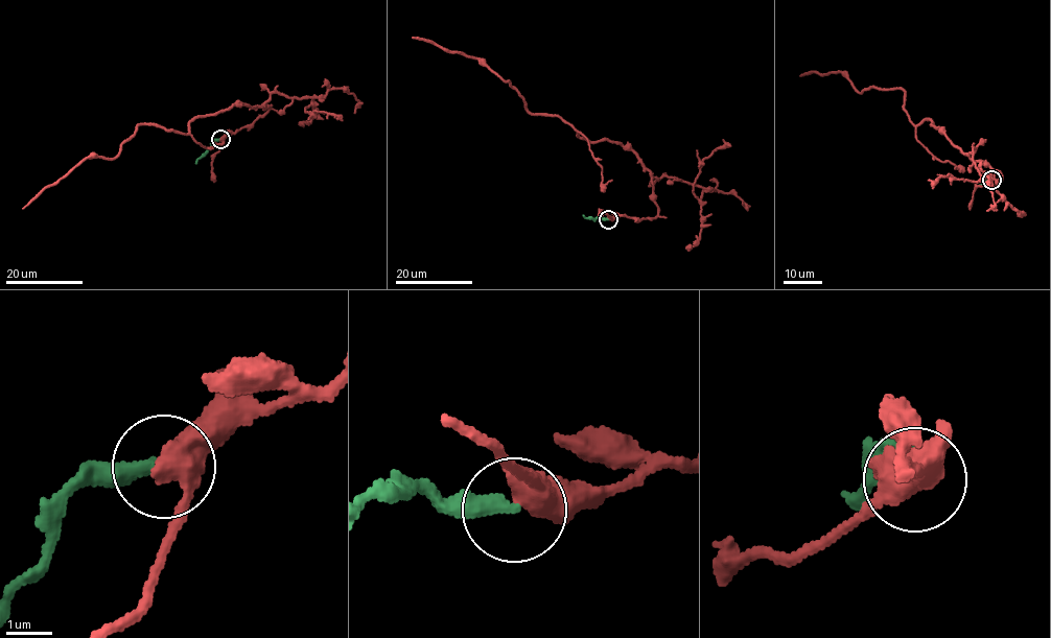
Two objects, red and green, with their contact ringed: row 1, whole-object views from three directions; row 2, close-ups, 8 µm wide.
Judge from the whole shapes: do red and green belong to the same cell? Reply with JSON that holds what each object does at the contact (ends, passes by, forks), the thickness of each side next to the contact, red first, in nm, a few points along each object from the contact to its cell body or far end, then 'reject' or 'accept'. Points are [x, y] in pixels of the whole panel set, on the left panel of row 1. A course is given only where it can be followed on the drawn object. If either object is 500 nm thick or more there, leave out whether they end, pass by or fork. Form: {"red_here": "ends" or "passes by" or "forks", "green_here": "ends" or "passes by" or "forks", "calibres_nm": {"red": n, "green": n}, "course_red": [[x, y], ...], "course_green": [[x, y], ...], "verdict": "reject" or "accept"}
{"calibres_nm": {"red": 500, "green": 320}, "course_red": [[222, 140], [270, 107], [195, 116], [186, 134], [139, 124], [114, 158], [88, 158], [22, 209]], "course_green": [[220, 139], [214, 140], [196, 164]], "verdict": "reject"}

